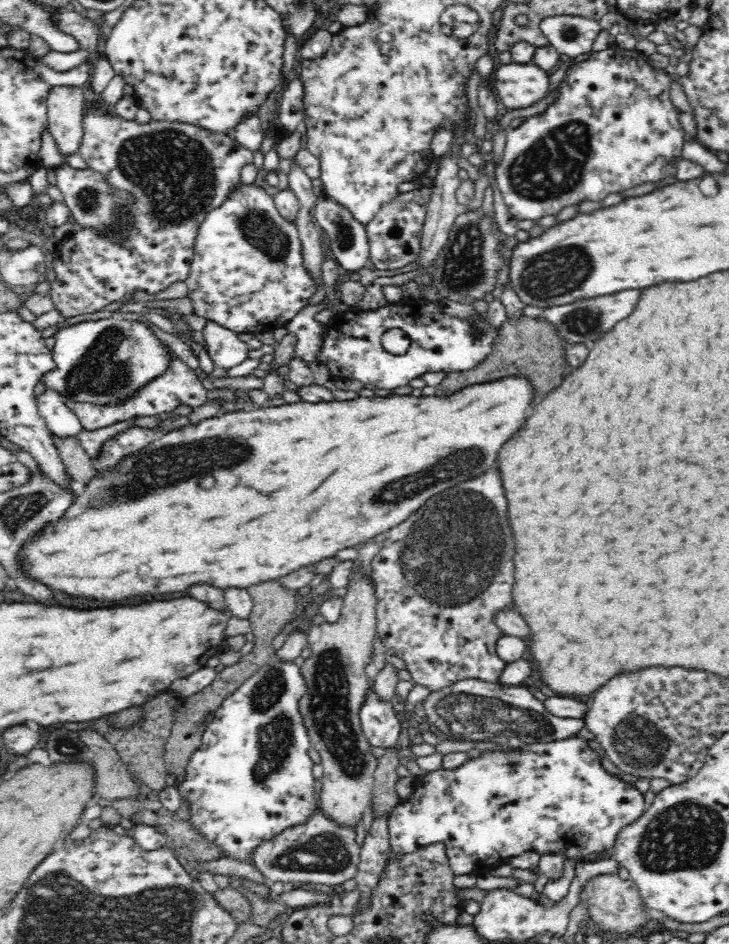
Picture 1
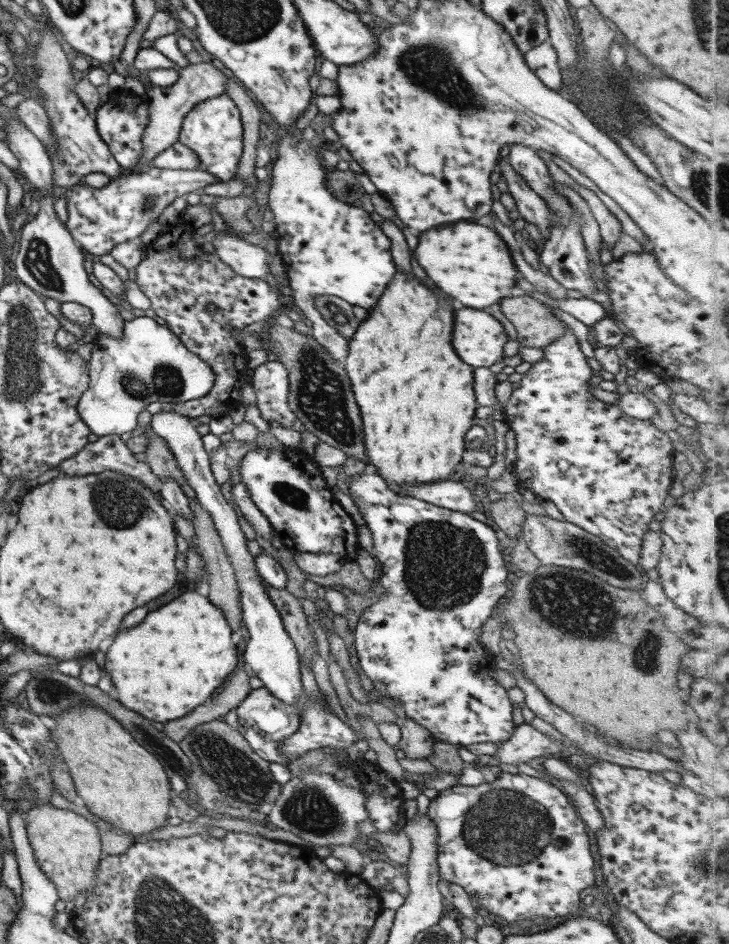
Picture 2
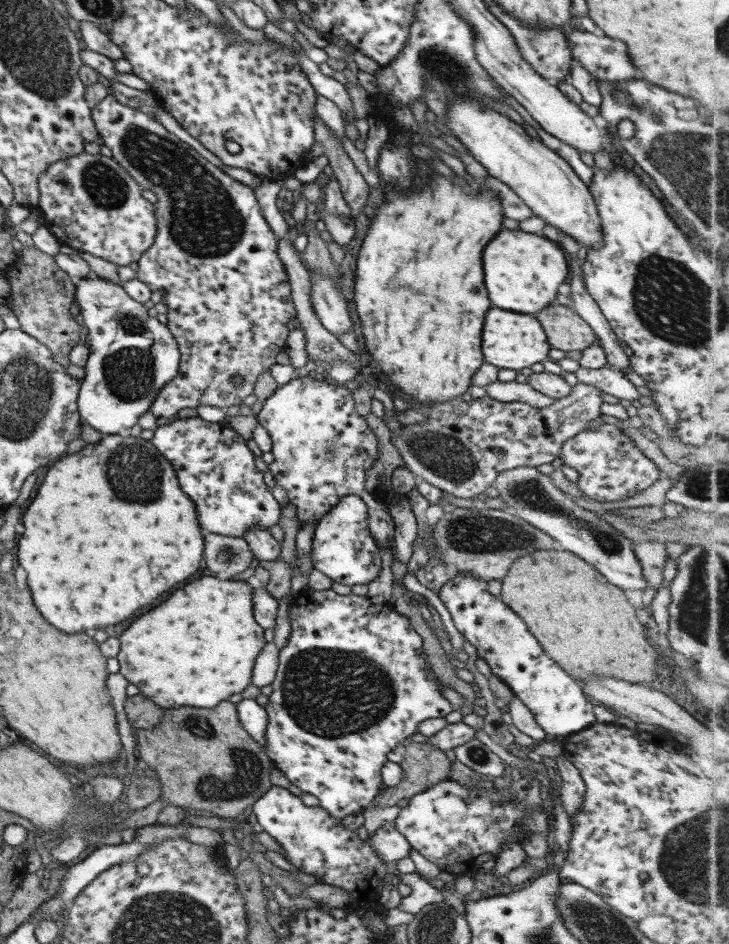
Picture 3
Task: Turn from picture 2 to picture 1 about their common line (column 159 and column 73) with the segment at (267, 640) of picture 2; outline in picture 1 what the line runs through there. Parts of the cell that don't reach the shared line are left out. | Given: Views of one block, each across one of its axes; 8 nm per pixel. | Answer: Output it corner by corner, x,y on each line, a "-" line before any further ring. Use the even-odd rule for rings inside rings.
46,390
37,398
38,412
45,420
53,436
74,438
83,429
76,413
68,408
63,398
52,390

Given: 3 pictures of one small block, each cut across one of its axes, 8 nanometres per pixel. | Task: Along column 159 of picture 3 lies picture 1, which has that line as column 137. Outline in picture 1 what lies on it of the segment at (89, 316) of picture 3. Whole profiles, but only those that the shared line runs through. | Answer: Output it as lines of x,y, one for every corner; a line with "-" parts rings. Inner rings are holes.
118,315
113,318
104,318
104,320
102,318
96,322
82,322
70,326
56,332
54,337
56,341
52,356
55,367
46,372
41,378
41,382
44,384
45,390
56,392
65,403
103,405
125,399
127,396
133,395
149,380
160,376
169,367
166,344
154,337
144,324
128,322

